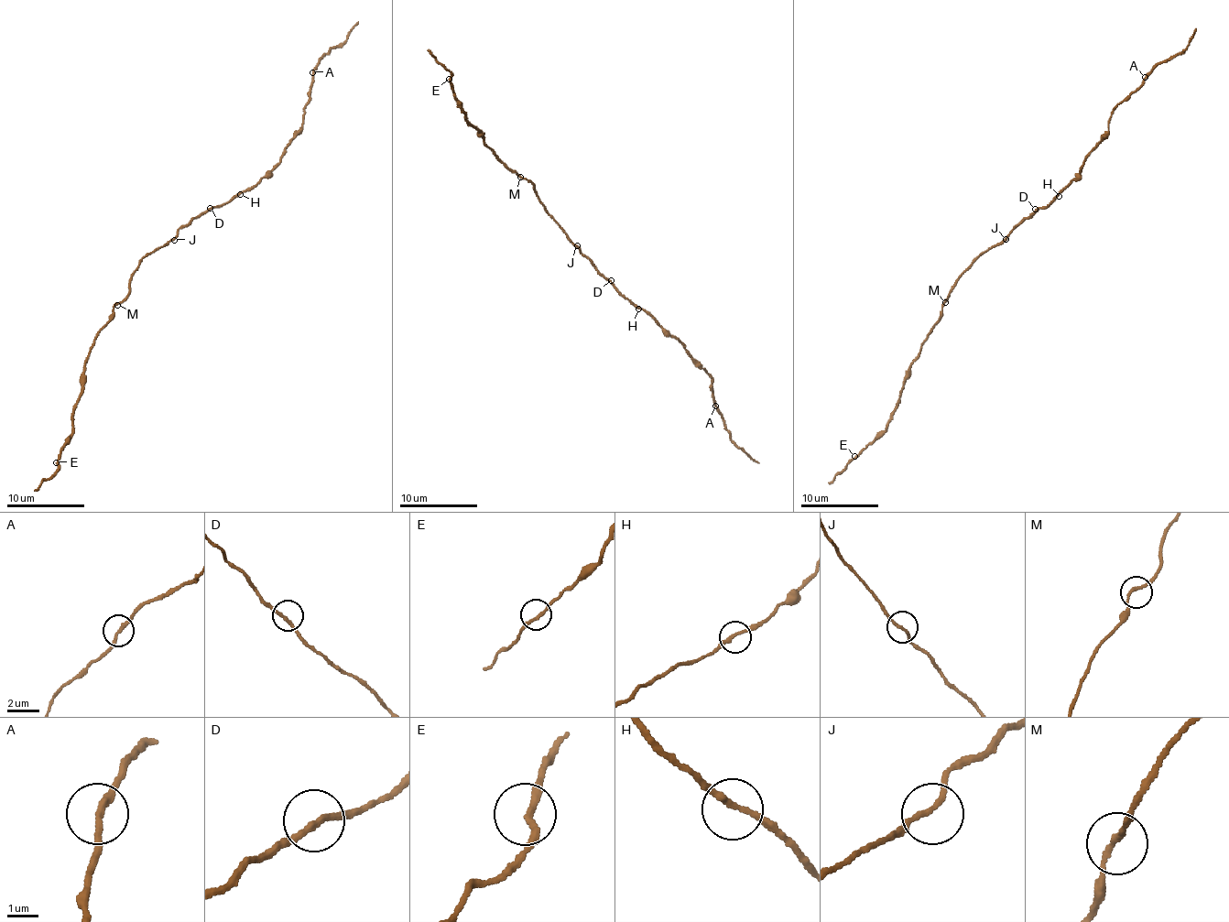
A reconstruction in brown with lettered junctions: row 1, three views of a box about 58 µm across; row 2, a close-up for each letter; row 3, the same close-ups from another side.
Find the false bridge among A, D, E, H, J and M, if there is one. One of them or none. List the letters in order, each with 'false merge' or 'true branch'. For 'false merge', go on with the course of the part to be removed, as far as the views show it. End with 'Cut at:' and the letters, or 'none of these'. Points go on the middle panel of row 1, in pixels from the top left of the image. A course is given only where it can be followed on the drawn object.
A: true branch
D: true branch
E: true branch
H: true branch
J: true branch
M: true branch
Cut at: none of these

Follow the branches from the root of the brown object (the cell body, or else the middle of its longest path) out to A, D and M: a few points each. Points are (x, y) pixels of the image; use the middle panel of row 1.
A: (577, 245), (600, 274), (682, 343), (689, 354), (704, 368), (712, 379), (714, 406)
D: (577, 245), (592, 265), (611, 280)
M: (577, 245), (546, 211), (532, 184), (520, 177)

